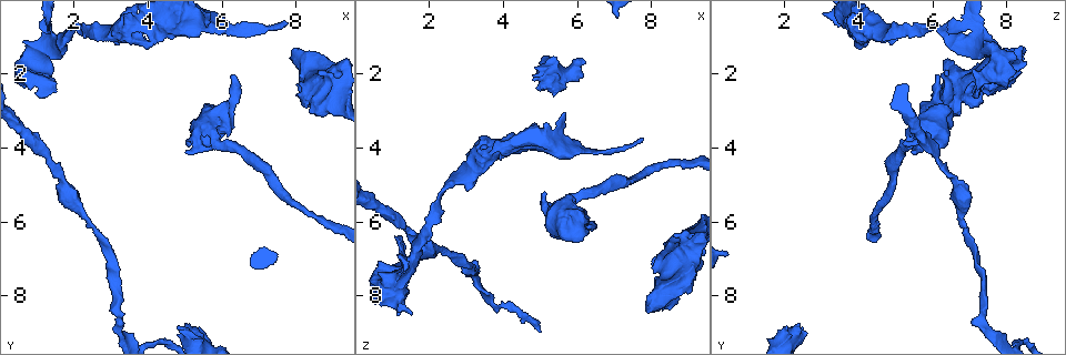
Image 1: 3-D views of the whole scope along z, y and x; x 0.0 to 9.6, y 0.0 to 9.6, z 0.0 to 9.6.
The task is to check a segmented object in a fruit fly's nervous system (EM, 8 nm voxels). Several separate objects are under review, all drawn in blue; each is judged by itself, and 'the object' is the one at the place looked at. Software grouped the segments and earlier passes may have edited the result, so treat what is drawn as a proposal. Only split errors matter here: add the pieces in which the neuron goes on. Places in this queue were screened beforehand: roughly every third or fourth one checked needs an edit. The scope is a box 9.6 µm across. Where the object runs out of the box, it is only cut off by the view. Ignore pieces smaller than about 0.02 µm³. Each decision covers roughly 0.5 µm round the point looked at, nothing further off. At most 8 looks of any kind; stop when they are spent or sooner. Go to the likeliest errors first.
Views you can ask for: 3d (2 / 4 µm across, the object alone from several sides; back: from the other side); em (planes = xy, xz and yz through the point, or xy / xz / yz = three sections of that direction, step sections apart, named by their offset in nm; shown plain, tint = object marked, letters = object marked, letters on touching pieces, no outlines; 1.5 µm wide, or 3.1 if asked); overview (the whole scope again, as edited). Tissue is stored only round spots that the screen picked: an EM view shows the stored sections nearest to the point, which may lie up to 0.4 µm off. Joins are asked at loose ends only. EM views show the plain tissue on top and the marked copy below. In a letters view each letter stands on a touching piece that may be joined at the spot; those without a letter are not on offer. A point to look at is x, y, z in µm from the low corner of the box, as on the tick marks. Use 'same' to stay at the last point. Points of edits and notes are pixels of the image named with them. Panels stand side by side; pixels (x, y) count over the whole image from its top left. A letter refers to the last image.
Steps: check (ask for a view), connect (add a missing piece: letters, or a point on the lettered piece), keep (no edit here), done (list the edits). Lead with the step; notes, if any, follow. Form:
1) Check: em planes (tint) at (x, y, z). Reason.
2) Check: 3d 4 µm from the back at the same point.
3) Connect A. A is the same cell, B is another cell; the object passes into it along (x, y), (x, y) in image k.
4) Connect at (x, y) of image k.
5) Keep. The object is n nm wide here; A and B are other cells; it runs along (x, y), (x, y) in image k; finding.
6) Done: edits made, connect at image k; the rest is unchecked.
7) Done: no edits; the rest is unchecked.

Check: em planes (letters) at (5.05, 8.75, 2.35). Branch stops here.

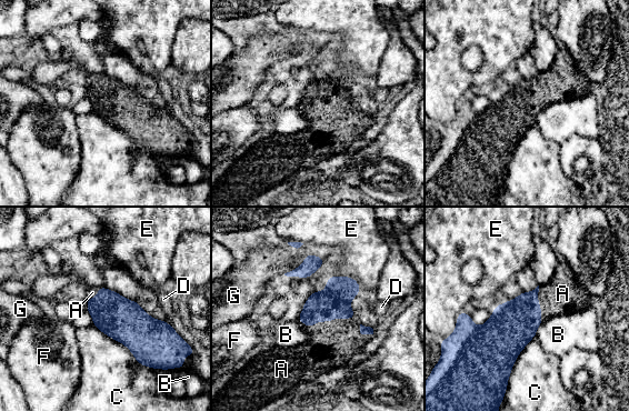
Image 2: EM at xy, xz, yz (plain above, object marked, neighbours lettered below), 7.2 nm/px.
Connect A. A is the same cell, B, C, D, E, F and G are other cells; the object passes into it along (333, 302), (325, 321), (318, 354) in image 2; the neuron continues.

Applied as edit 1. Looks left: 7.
Check: overview.

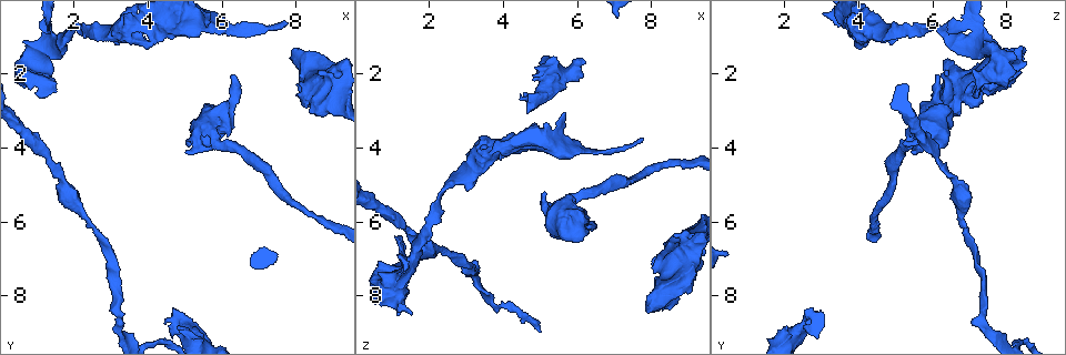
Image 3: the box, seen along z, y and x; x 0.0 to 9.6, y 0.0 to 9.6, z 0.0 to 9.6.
Check: em xz step 4 (letters) at (6.30, 2.00, 6.20). Branch stops here.

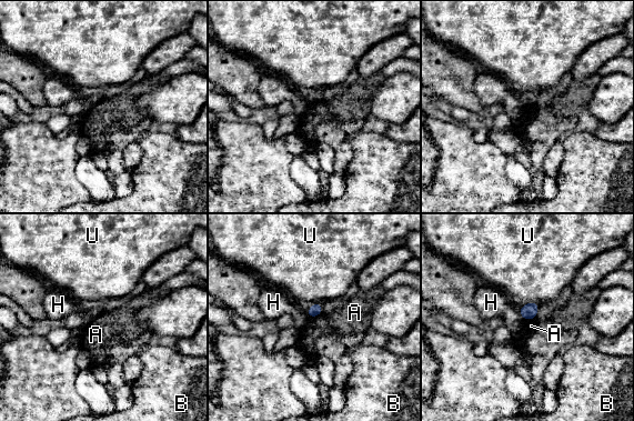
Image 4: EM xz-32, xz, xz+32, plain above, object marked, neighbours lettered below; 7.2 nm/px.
Check: em planes (letters) at the same point.

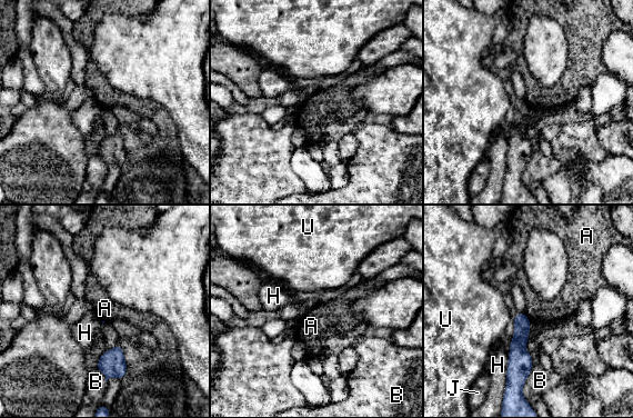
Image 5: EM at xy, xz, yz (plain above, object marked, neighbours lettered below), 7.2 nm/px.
Keep. A, B, H, J and U are other cells; a border runs along (524, 314), (530, 319) in image 5; none of them fits.

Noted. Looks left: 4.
Done: edits made, connect at image 2; the rest is unchecked.

